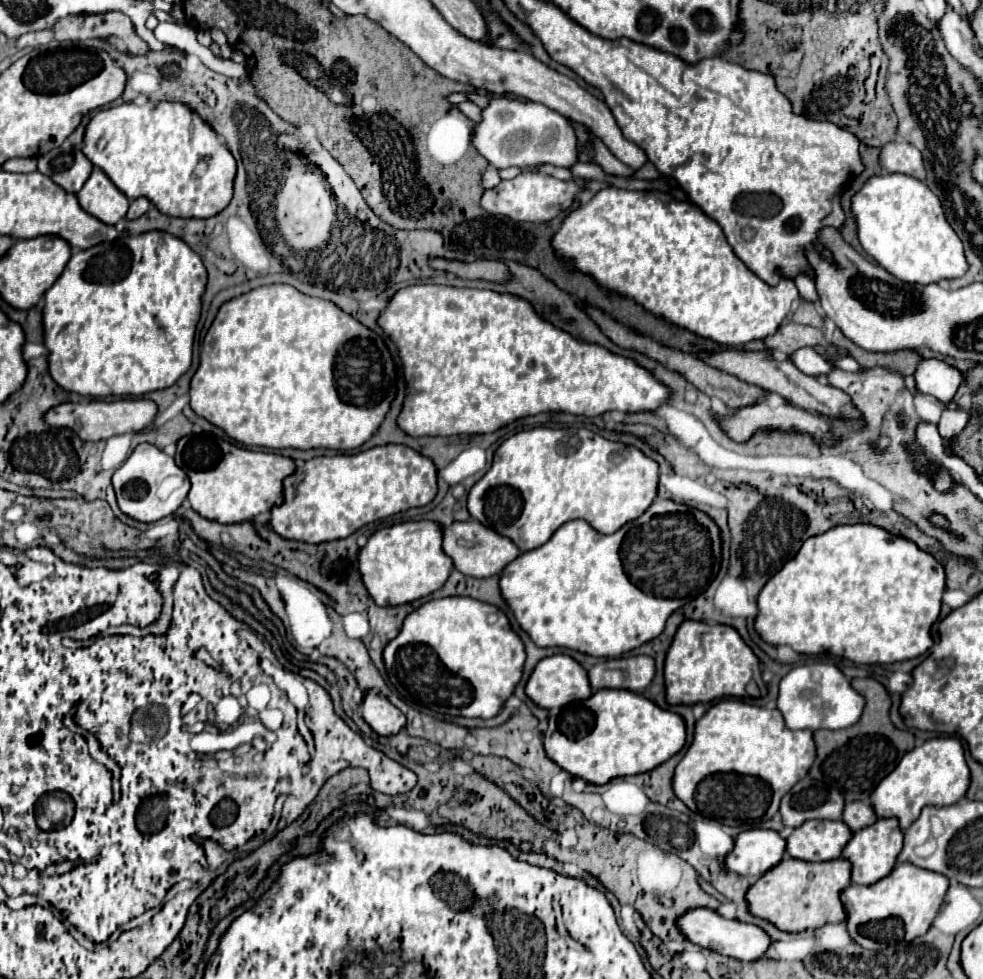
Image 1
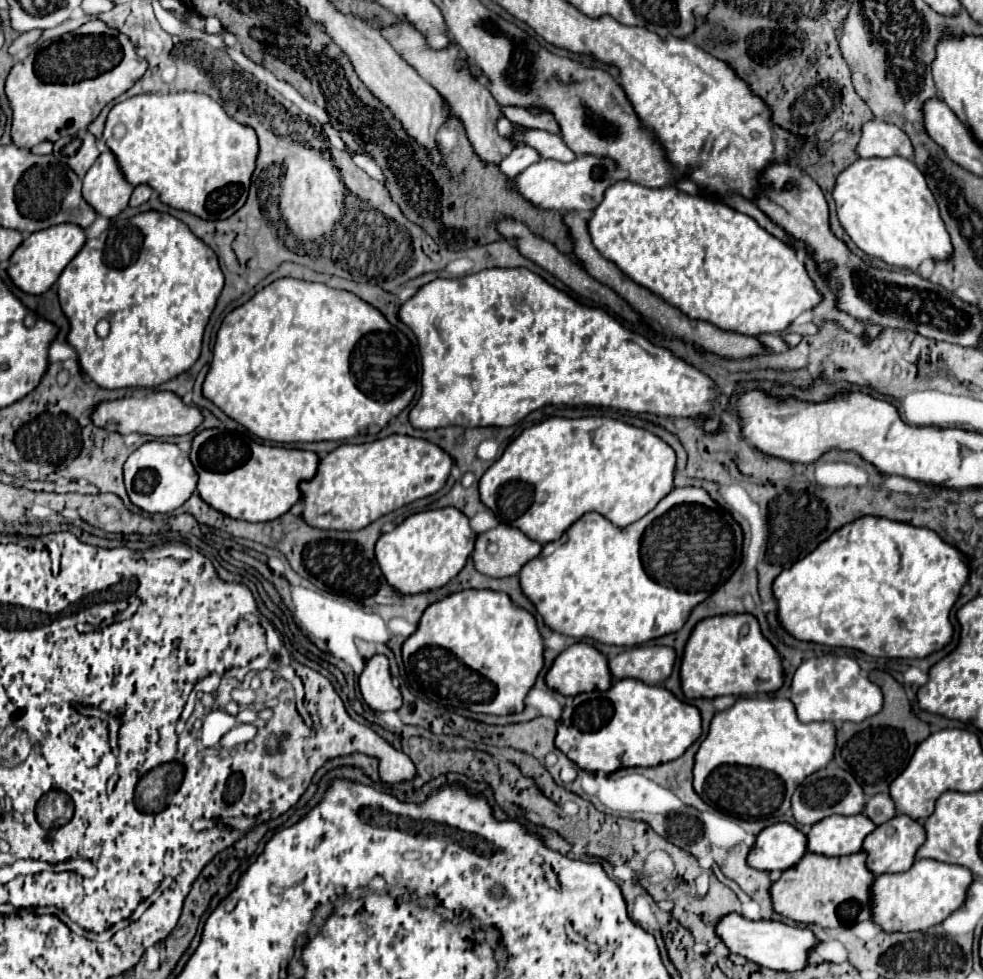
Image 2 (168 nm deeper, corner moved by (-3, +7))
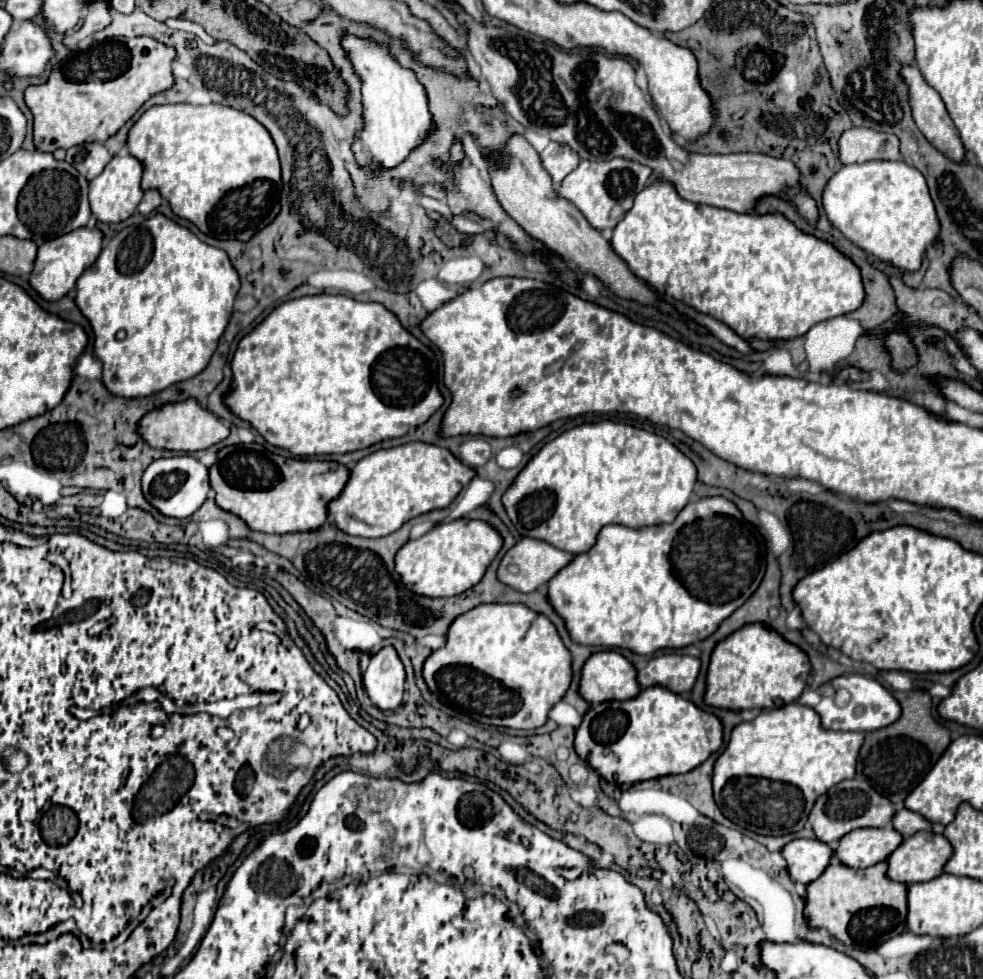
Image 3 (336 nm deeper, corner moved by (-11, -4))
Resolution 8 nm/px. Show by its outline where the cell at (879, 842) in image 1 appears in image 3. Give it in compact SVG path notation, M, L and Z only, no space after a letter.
M921 830L907 836L887 858L887 876L903 884L927 882L941 874L941 868L951 852L953 848L943 834Z

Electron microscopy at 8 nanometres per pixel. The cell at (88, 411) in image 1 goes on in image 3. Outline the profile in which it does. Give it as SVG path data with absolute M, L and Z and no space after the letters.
M183 400L183 402L171 402L155 406L151 412L147 412L139 424L137 434L153 448L165 448L165 450L177 450L177 452L195 452L205 450L219 440L227 438L229 426L219 422L219 418L207 410L203 410L195 400Z

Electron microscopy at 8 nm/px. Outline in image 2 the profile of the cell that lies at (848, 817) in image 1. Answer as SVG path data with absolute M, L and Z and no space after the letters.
M879 793L875 797L871 797L867 801L867 807L865 807L865 815L875 823L875 825L881 825L889 819L893 819L897 815L897 809L895 809L895 801L891 799L889 793Z

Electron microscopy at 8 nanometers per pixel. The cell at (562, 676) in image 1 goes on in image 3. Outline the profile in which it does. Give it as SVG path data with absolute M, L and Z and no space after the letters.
M603 650L591 654L581 668L579 694L589 704L605 700L629 700L639 694L635 668L619 652Z

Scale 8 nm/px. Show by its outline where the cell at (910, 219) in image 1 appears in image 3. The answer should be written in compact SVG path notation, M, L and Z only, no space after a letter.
M875 160L843 166L823 190L829 222L867 254L895 268L917 272L931 244L939 242L941 224L923 174L905 162Z

